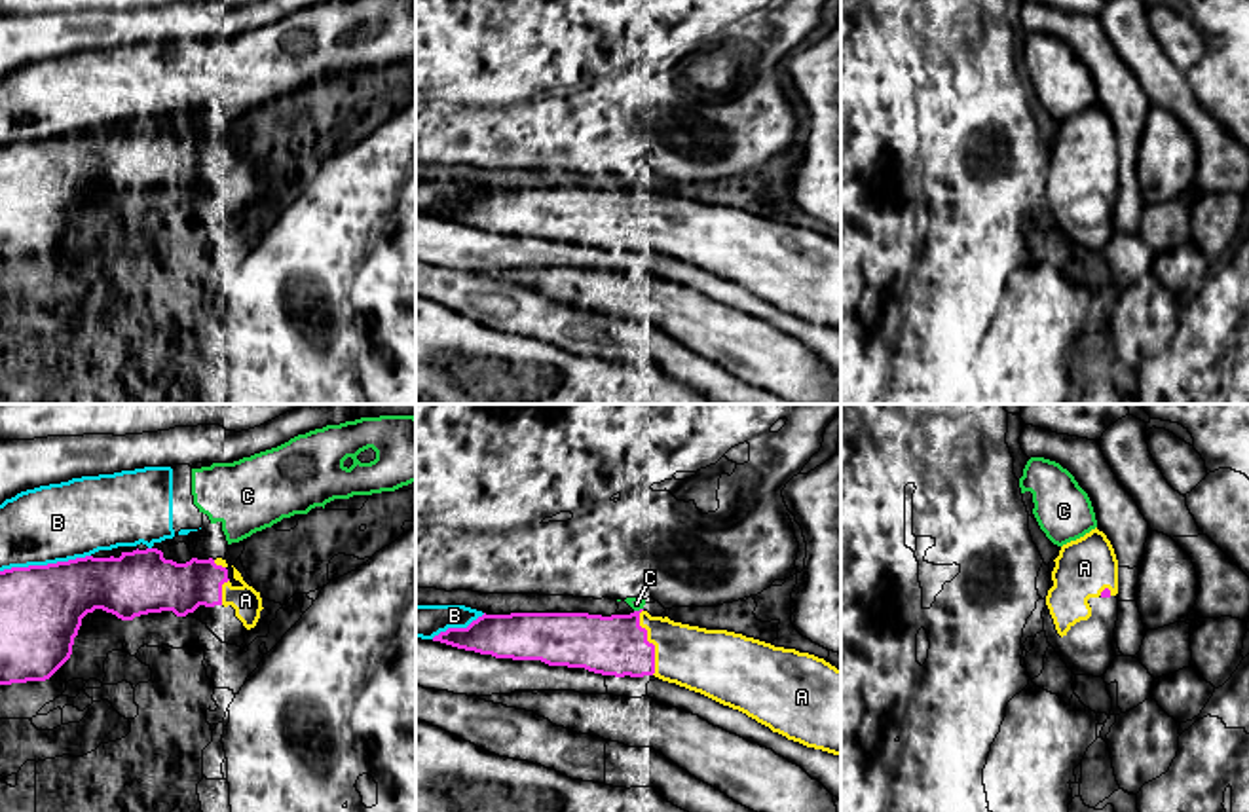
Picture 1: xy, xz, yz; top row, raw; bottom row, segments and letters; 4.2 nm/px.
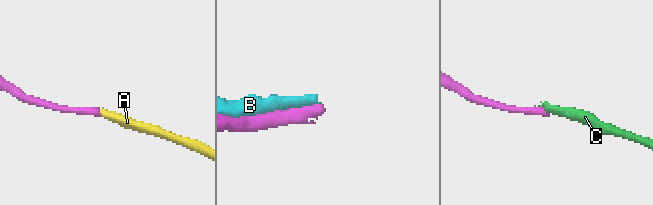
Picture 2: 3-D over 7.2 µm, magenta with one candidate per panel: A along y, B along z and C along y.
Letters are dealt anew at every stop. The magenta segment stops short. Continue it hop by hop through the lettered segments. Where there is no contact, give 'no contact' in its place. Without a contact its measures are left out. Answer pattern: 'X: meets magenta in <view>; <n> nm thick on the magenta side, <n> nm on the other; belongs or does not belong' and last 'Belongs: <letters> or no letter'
A: meets magenta in xz; 260 nm thick on the magenta side, 260 nm on the other; belongs
B: meets magenta in xy; 360 nm thick on the magenta side, 320 nm on the other; does not belong
C: meets magenta in xz; 260 nm thick on the magenta side, 60 nm on the other; does not belong
Belongs: A

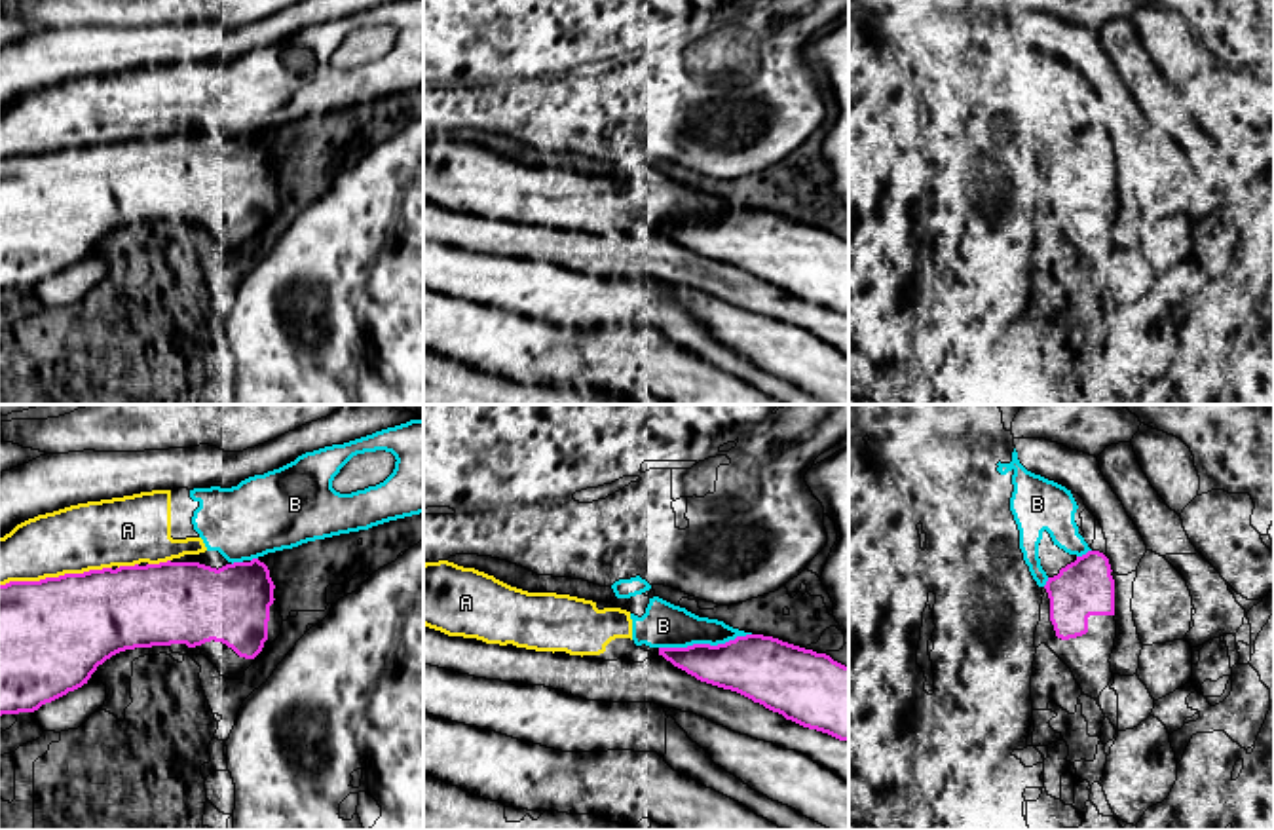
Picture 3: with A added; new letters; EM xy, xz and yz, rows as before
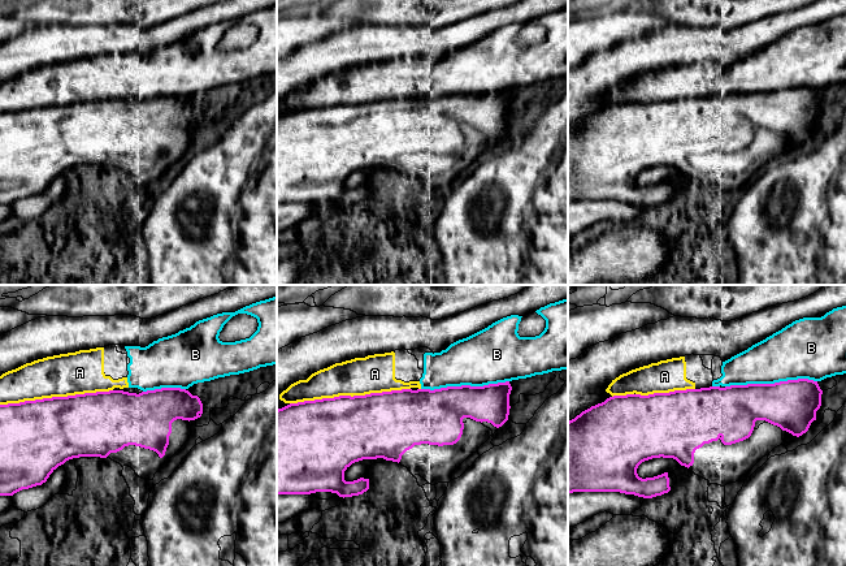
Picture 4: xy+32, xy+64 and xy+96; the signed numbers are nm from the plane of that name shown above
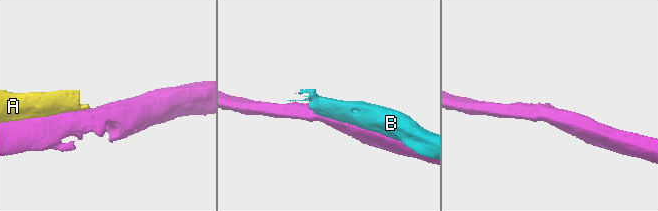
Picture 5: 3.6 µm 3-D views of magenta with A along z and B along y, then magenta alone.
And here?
A: meets magenta in xy; 460 nm thick on the magenta side, 280 nm on the other; does not belong
B: meets magenta in xz; 280 nm thick on the magenta side, 190 nm on the other; does not belong
Belongs: no letter

